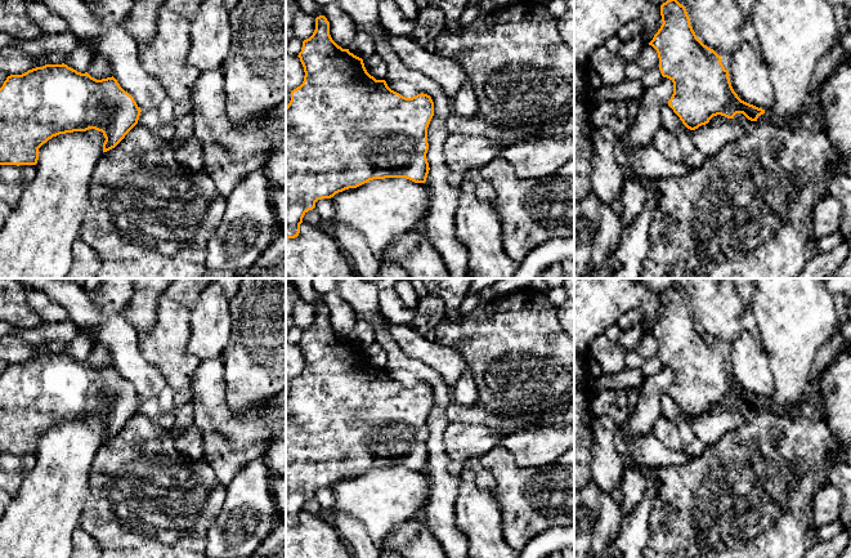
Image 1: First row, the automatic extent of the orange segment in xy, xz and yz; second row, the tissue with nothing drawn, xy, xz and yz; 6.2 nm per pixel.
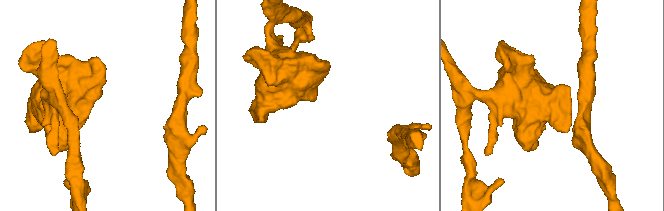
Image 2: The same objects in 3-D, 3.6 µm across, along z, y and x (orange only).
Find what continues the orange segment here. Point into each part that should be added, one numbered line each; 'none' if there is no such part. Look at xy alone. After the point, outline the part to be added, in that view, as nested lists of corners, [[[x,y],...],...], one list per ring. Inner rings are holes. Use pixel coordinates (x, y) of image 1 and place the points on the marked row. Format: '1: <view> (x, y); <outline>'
none

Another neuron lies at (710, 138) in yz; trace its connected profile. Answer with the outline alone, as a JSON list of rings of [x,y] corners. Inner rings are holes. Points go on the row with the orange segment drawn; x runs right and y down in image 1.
[[[668,104],[663,106],[660,115],[662,128],[676,137],[689,134],[695,147],[706,157],[716,155],[724,146],[747,135],[757,126],[757,121],[751,121],[743,113],[736,113],[733,119],[721,115],[713,116],[708,124],[690,130]]]

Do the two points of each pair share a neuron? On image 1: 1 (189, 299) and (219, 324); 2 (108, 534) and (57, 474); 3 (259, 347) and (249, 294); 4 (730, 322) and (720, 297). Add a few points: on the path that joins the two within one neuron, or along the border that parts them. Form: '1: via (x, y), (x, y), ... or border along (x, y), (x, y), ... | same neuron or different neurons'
1: border along (202, 291), (189, 309) | different neurons
2: border along (90, 474), (88, 494), (77, 526) | different neurons
3: via (259, 334), (259, 307) | same neuron
4: via (724, 316), (720, 312), (720, 303) | same neuron

